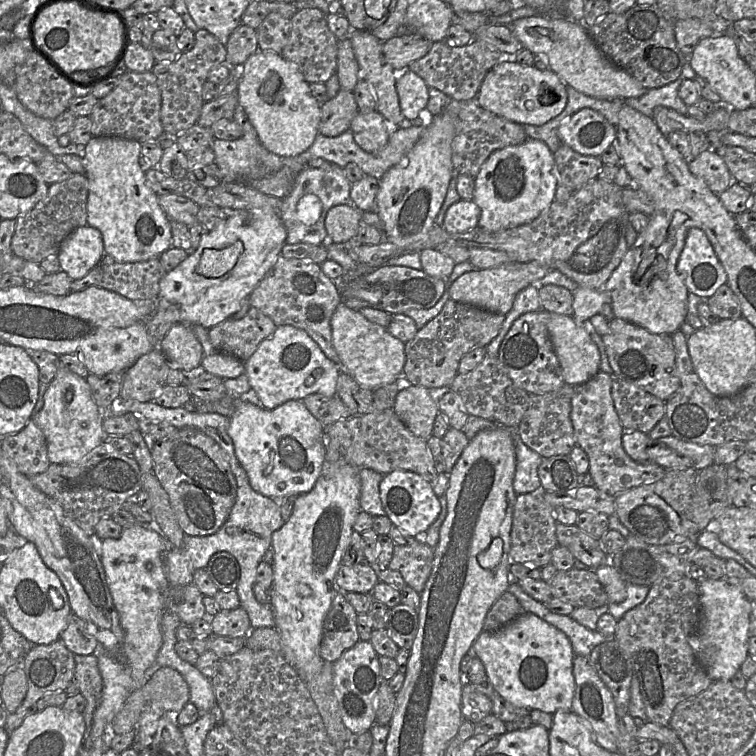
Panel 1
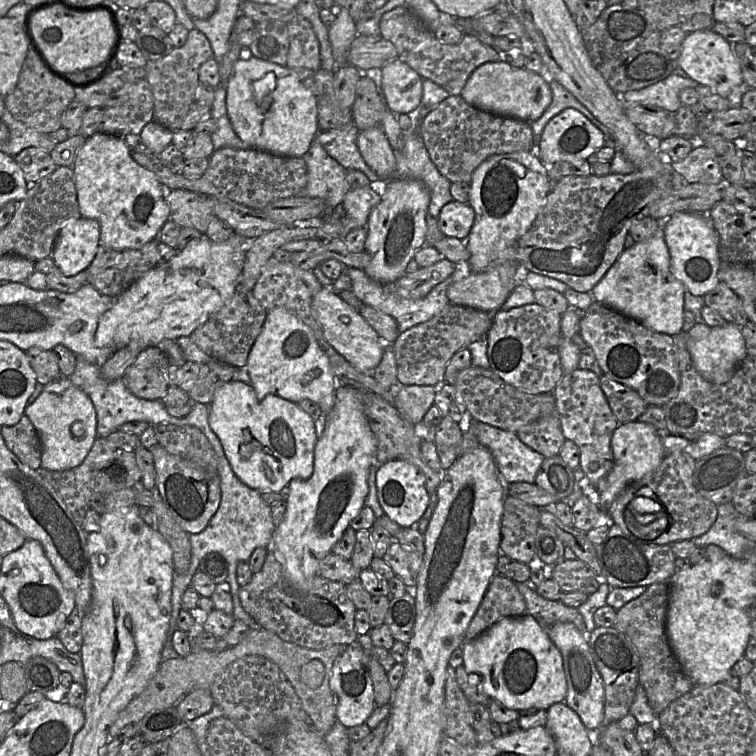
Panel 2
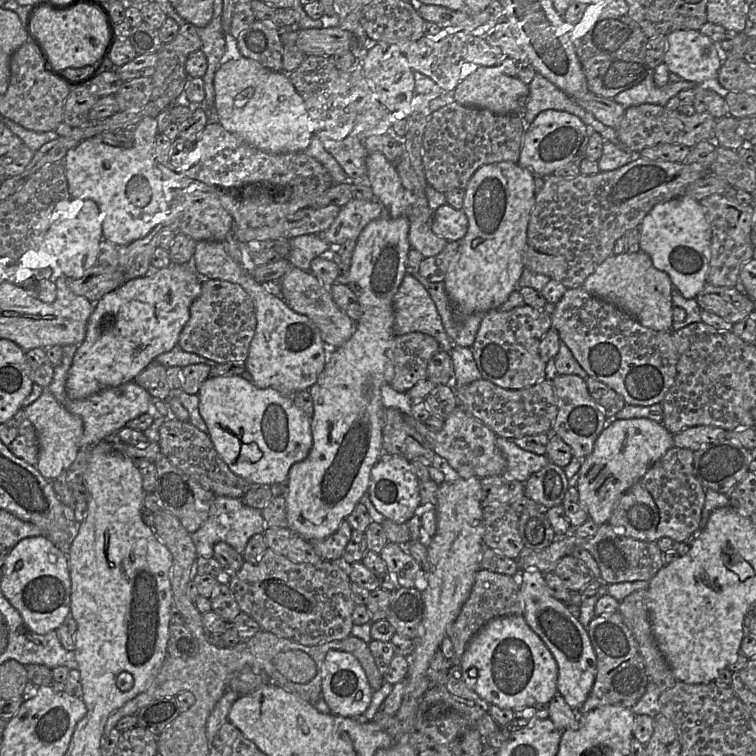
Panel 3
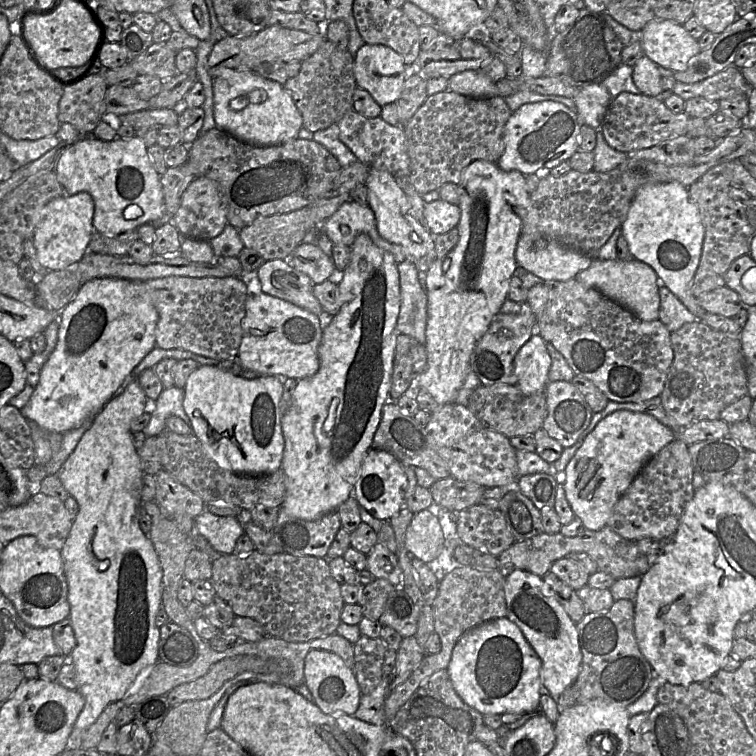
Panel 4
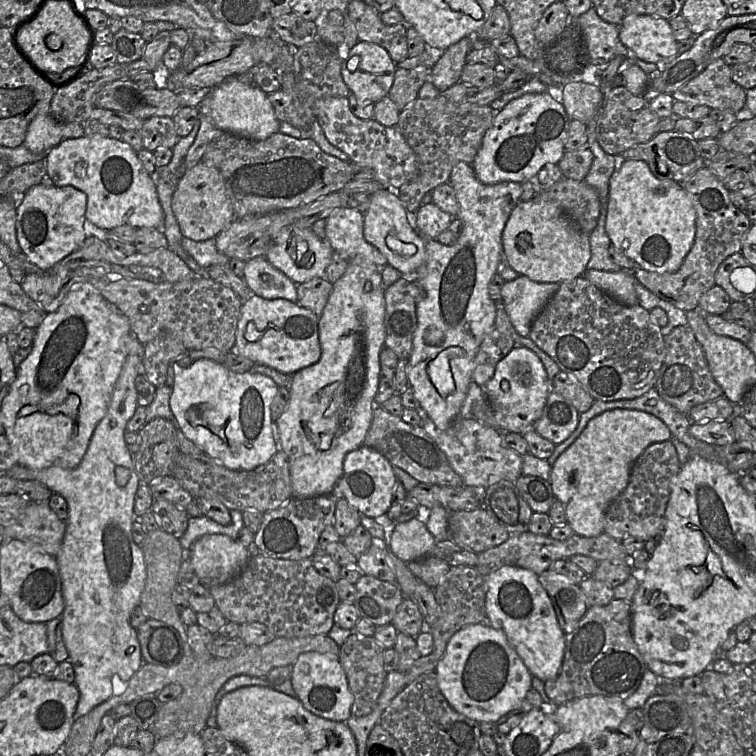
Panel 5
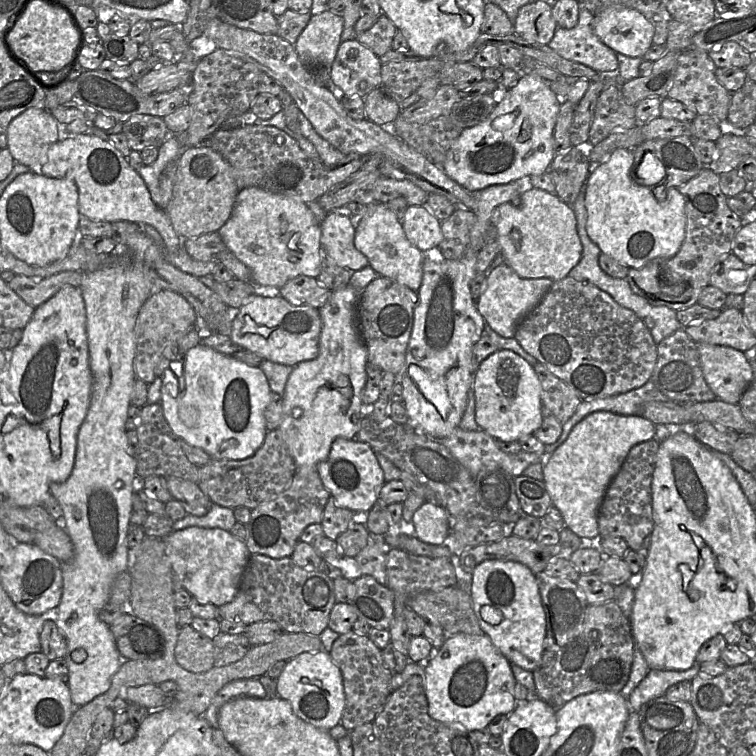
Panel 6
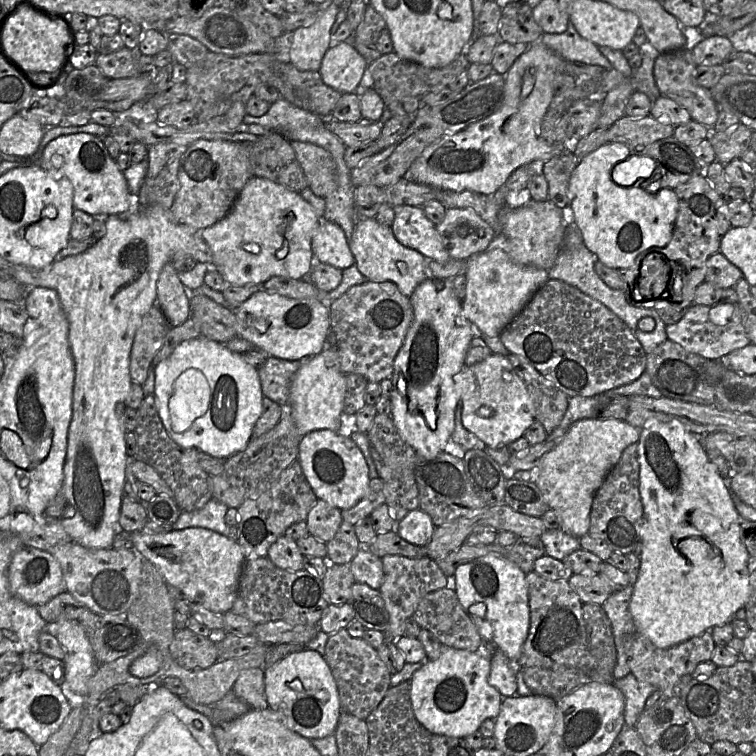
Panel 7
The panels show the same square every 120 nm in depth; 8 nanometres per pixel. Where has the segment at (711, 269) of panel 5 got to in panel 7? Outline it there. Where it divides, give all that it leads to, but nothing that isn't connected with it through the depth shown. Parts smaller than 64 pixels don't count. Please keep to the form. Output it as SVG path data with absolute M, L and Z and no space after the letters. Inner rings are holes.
M698 175L694 176L691 179L689 179L687 182L682 183L674 188L674 191L678 197L678 212L677 217L673 229L673 234L670 242L664 246L664 247L651 247L650 249L644 251L643 253L639 254L635 262L632 266L628 268L622 268L618 269L619 274L623 281L625 281L628 284L629 290L634 291L635 288L637 288L638 281L639 281L639 271L640 271L640 265L645 258L645 256L649 252L656 252L656 253L662 253L666 258L666 263L674 266L674 269L678 269L679 266L677 264L681 265L681 268L684 269L685 275L684 275L684 288L687 289L687 293L690 293L691 295L691 304L694 300L695 290L702 282L706 281L706 262L708 258L719 252L720 248L720 242L724 234L732 228L730 221L729 221L729 214L727 210L727 203L725 203L722 199L722 195L720 195L711 185L709 180L706 178L706 176Z

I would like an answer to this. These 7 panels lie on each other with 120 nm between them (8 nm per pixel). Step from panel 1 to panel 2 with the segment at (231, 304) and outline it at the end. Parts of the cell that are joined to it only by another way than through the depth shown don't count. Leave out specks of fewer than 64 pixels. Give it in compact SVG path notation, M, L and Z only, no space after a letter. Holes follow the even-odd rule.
M236 233L221 243L214 243L206 234L191 241L172 259L145 273L114 299L99 320L95 345L119 350L137 342L147 348L164 339L190 336L233 296L253 241Z

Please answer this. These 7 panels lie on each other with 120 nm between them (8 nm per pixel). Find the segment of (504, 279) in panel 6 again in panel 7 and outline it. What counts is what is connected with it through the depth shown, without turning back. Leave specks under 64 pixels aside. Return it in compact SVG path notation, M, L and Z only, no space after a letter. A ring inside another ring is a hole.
M501 248L488 249L468 259L464 276L466 293L461 313L482 337L499 337L535 292L549 280L547 270L519 264Z

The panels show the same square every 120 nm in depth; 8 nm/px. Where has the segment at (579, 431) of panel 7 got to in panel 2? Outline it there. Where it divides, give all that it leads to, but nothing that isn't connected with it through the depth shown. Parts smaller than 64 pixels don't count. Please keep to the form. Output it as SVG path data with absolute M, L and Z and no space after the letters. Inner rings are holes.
M628 422L619 424L611 439L614 467L606 478L597 484L599 508L608 511L620 492L629 484L651 475L667 456L662 444L662 436L648 423Z

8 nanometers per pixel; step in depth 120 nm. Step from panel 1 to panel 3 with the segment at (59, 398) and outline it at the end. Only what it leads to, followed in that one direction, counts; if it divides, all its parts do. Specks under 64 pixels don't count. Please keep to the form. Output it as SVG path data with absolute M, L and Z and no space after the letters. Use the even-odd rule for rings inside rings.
M45 389L38 399L23 409L37 433L39 458L35 467L45 479L52 481L75 461L80 450L83 422L79 416L69 412L49 390Z

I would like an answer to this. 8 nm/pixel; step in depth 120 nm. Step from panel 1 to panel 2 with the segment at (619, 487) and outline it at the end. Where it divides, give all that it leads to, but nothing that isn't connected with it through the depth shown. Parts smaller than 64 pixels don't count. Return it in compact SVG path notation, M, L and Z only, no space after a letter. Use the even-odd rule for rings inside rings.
M576 369L565 373L553 392L563 435L578 446L580 468L597 489L599 481L606 478L614 467L611 439L619 425L600 387L600 379L592 371Z

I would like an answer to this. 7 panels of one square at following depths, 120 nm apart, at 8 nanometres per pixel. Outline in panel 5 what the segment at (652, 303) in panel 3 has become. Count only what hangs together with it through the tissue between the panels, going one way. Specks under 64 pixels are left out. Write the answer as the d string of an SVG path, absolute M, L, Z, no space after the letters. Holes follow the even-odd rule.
M586 269L582 276L593 283L603 293L627 306L638 305L634 287L637 281L632 272L620 270L617 272Z

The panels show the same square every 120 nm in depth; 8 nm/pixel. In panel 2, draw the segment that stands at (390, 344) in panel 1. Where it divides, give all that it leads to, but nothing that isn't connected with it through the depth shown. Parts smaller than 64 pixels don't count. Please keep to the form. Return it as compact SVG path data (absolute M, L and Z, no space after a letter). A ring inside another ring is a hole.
M323 287L312 299L311 310L326 341L358 372L371 374L380 363L386 344L365 319L331 287Z

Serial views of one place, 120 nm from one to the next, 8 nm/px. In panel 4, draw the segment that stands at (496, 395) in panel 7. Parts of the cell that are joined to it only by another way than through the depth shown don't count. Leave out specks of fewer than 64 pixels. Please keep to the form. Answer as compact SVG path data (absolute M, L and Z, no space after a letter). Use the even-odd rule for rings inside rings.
M533 335L514 358L515 385L524 395L544 391L549 382L550 366L551 357L546 341L540 335Z

